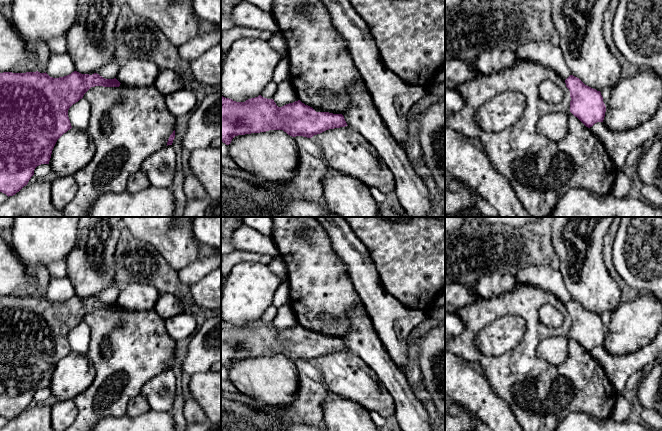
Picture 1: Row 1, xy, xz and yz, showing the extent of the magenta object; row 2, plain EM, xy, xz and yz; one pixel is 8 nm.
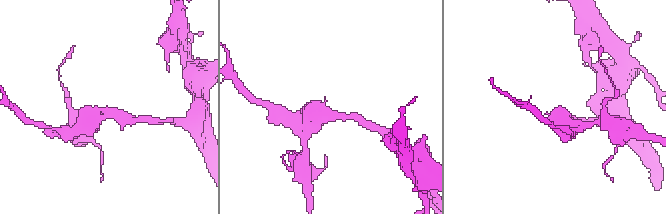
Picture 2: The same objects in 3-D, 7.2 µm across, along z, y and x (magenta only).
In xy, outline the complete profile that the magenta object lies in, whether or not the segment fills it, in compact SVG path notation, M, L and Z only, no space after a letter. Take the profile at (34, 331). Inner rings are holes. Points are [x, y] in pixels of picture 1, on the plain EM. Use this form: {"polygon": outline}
{"polygon": "M38 295L0 297L0 416L8 421L15 419L28 408L37 390L49 388L57 364L72 352L68 341L69 332L82 323L91 311L119 311L120 308L116 302L105 303L97 297L89 299L77 295L59 302Z"}

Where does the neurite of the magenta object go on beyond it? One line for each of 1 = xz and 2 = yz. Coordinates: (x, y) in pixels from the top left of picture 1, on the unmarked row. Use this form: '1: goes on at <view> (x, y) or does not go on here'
1: does not go on here
2: does not go on here

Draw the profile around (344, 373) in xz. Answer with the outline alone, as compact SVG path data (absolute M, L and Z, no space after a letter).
M349 350L326 354L311 362L323 376L322 384L328 392L350 399L369 412L376 411L382 417L395 414L394 400L376 373L356 354Z

